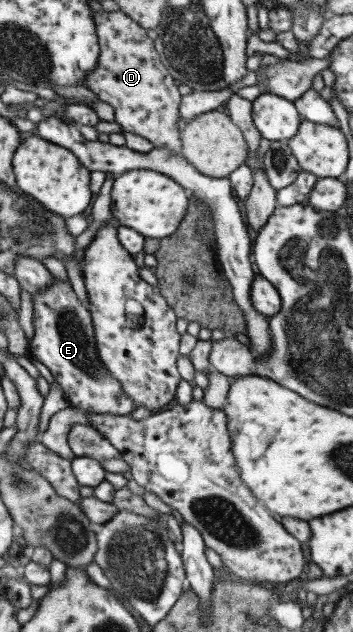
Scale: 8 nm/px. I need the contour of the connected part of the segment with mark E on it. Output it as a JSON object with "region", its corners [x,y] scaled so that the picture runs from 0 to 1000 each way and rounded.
{"region":[[[147,440],[147,451],[88,467],[91,475],[91,516],[93,530],[85,535],[85,562],[119,574],[153,598],[190,628],[198,644],[227,647],[227,650],[266,652],[275,655],[317,655],[331,658],[368,657],[382,644],[380,639],[348,623],[334,601],[323,601],[303,590],[303,584],[286,578],[275,563],[269,540],[263,532],[261,508],[252,494],[232,486],[215,465],[204,460],[201,449],[187,445],[164,445]]]}

